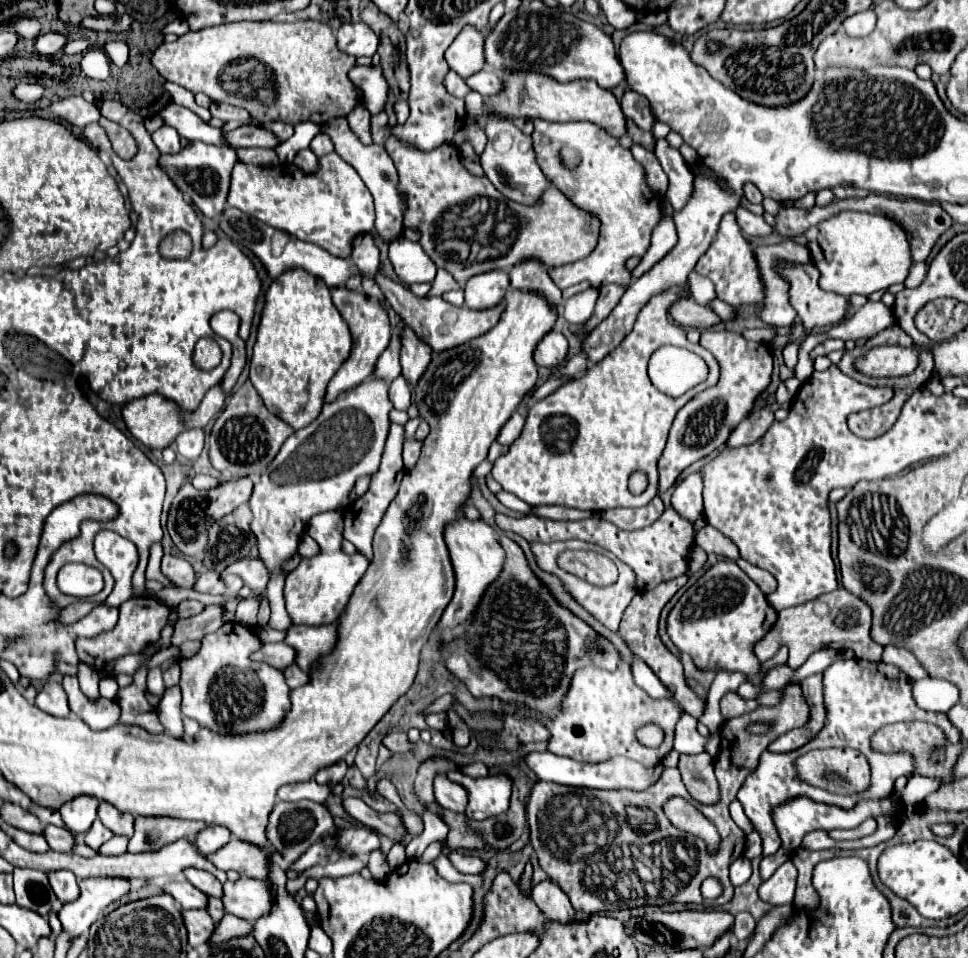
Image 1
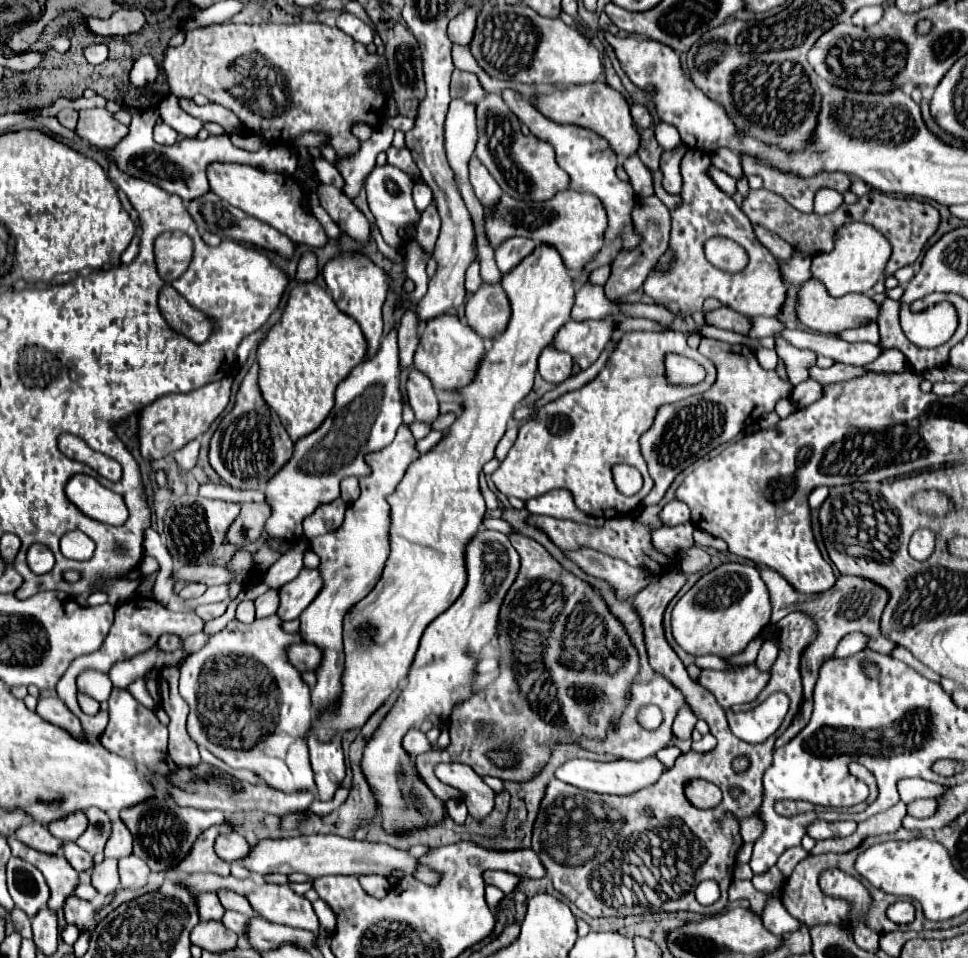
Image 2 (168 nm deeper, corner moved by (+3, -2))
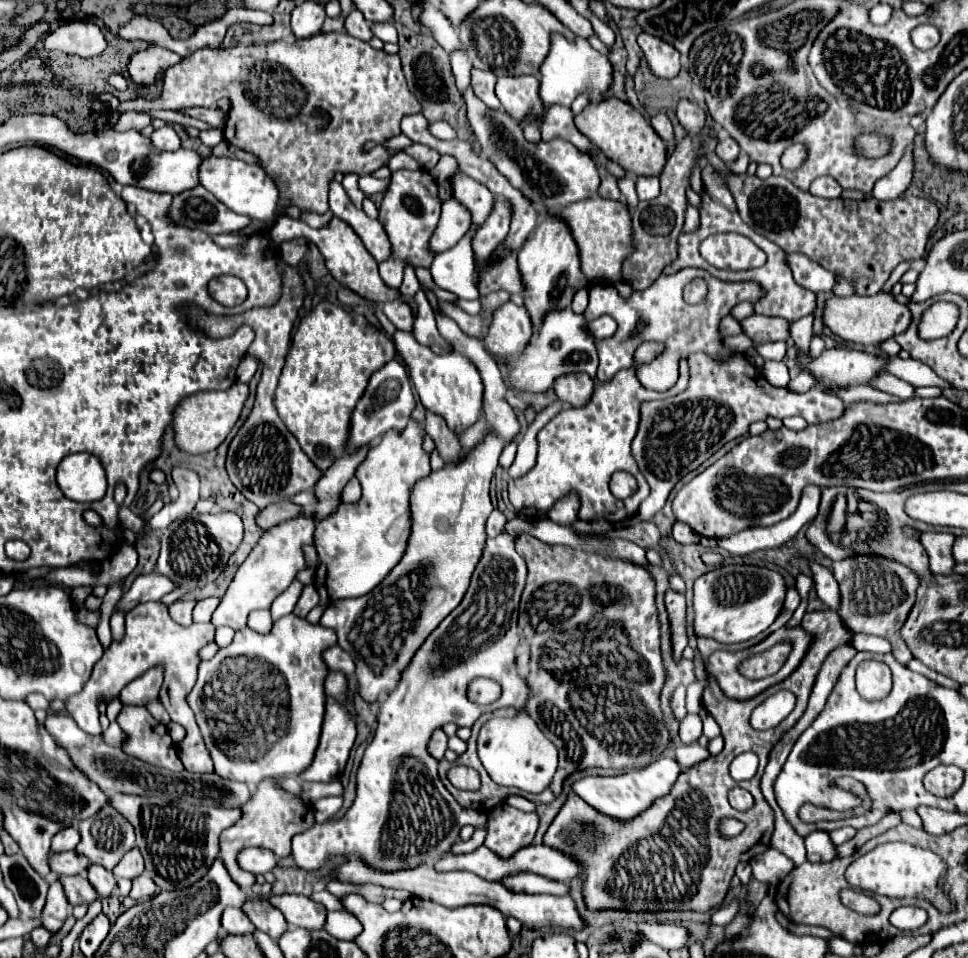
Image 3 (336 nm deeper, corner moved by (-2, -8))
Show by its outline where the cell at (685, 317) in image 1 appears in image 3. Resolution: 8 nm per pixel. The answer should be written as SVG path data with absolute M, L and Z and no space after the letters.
M749 316L743 322L743 330L747 336L753 338L755 344L761 342L777 342L777 340L787 340L789 338L789 320L783 320L779 316Z

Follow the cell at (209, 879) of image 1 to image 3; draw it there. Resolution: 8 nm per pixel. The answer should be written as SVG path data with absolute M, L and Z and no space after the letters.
M267 898L245 902L243 910L249 916L249 920L257 926L257 930L269 934L273 940L279 940L279 936L287 932L287 920L283 912L279 912L279 908L275 908Z

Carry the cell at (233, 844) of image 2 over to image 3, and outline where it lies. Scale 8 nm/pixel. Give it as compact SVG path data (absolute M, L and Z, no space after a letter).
M245 848L239 854L239 866L253 874L267 874L277 866L277 856L267 848Z

